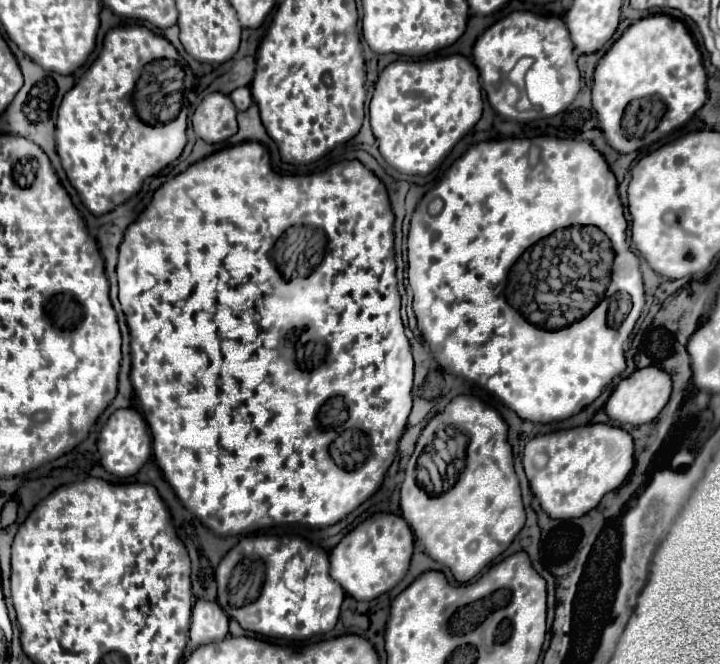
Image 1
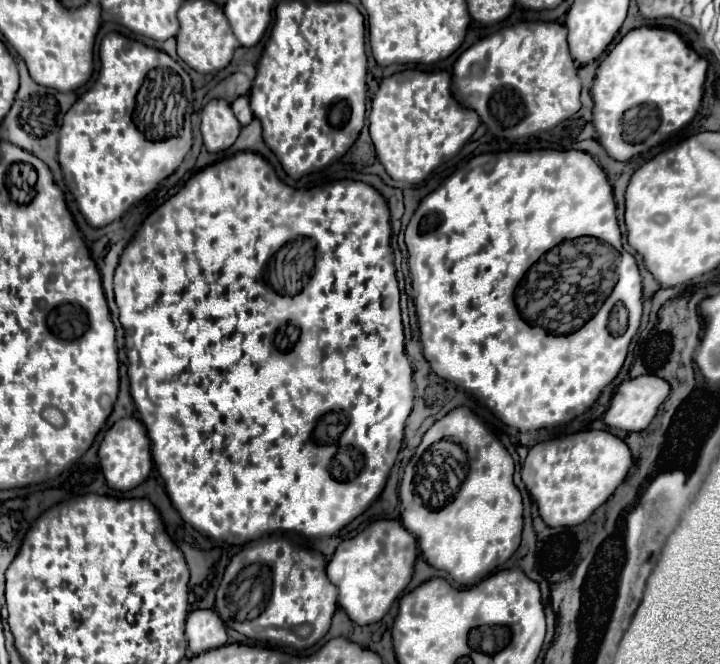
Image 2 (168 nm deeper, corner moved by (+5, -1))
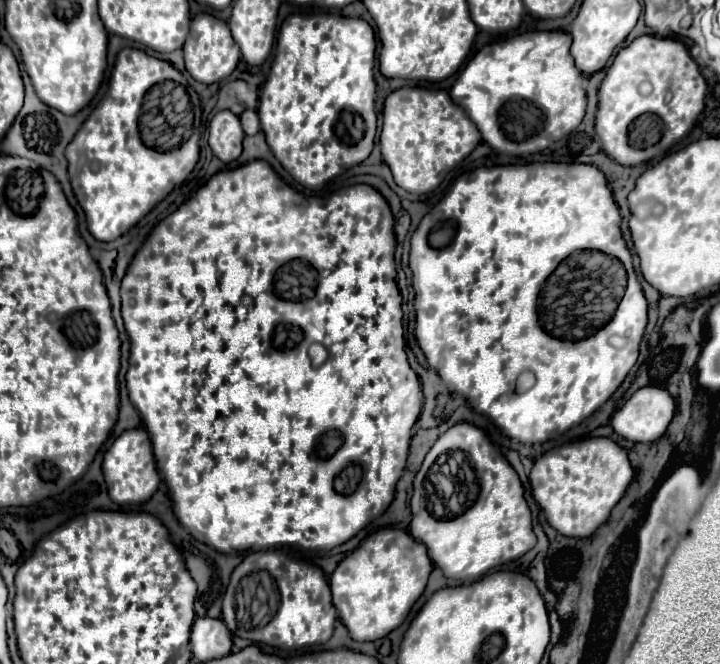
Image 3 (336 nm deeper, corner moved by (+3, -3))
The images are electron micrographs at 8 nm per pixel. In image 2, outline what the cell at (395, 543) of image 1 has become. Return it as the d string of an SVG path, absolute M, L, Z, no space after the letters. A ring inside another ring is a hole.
M378 521L356 537L342 541L326 566L326 575L338 587L338 605L356 625L378 623L412 579L418 557L416 539L398 521Z

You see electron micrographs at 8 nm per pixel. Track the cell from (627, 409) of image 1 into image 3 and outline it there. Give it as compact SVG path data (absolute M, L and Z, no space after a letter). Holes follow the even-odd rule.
M638 389L614 415L612 429L634 443L652 443L664 435L674 417L674 399L666 389Z

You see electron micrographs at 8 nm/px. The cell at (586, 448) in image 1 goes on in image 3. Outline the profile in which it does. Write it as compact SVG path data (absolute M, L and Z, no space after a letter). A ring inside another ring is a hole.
M594 437L556 447L538 457L530 471L530 485L536 503L558 533L590 537L624 495L632 475L626 449L608 437Z

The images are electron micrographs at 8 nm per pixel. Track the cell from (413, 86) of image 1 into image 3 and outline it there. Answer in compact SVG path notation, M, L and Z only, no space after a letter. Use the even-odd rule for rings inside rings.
M402 87L392 91L384 101L380 151L390 167L396 185L408 193L428 193L440 185L446 173L458 165L480 143L478 127L454 107L444 89Z

